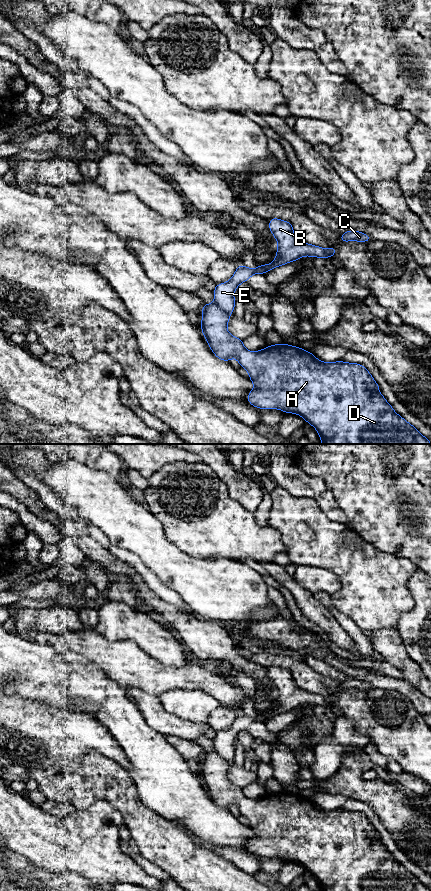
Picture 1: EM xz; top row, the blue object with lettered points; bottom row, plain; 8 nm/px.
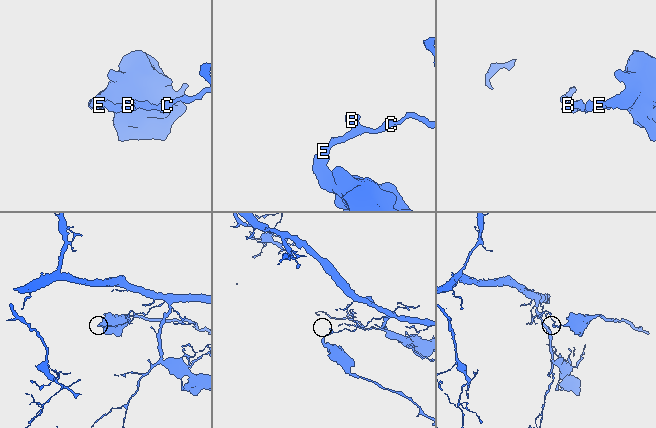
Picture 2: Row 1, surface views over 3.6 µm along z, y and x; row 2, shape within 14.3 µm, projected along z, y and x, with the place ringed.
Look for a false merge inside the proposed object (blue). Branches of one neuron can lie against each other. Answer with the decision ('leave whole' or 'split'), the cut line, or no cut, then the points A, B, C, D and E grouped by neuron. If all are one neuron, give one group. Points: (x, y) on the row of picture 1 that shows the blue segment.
split | xz (214, 302), (228, 314) | A D / B C E

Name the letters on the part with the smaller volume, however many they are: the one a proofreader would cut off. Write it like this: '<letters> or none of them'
A, D

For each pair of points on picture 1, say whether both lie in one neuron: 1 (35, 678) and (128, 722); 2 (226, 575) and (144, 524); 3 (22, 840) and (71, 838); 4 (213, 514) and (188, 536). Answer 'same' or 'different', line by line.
1: same
2: same
3: same
4: same

